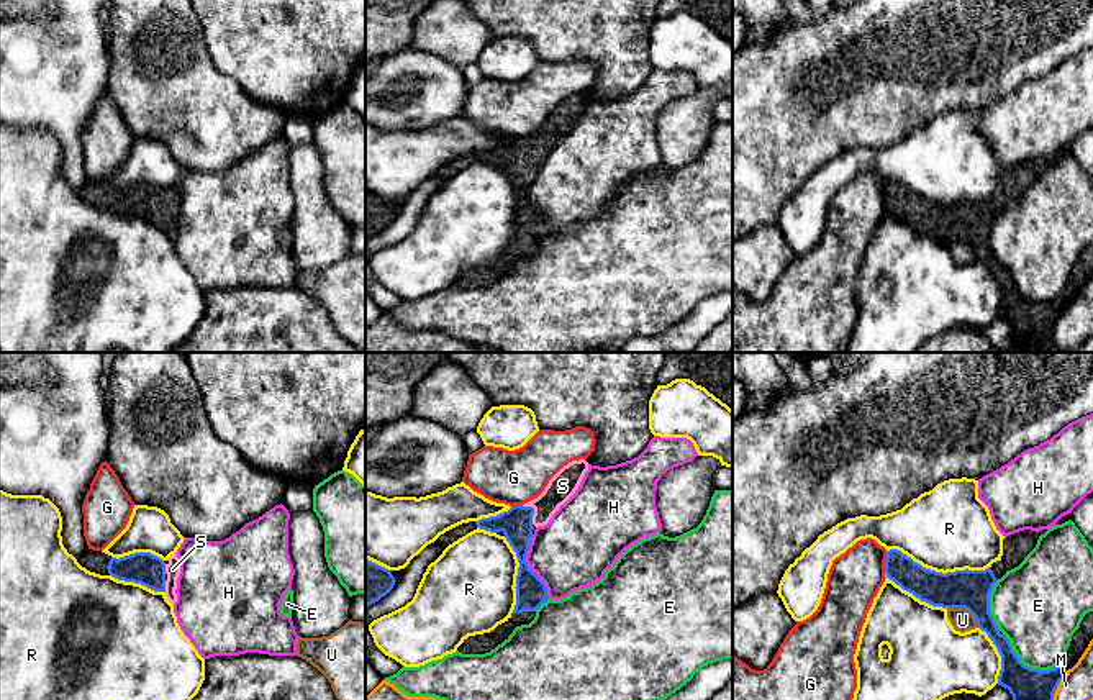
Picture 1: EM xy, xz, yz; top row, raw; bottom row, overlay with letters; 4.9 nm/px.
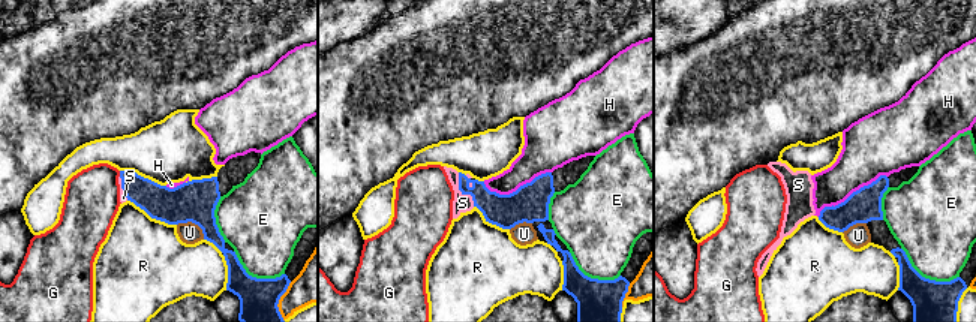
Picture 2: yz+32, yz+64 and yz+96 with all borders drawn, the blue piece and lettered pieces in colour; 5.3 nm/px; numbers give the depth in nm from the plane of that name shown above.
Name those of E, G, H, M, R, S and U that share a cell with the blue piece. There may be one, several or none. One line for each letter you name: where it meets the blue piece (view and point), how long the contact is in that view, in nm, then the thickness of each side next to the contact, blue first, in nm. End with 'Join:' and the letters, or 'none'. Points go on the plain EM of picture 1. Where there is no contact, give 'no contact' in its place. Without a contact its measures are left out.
S: contact xz (533, 143); length 110 nm; calibres 160 and 140 nm
Join: S

